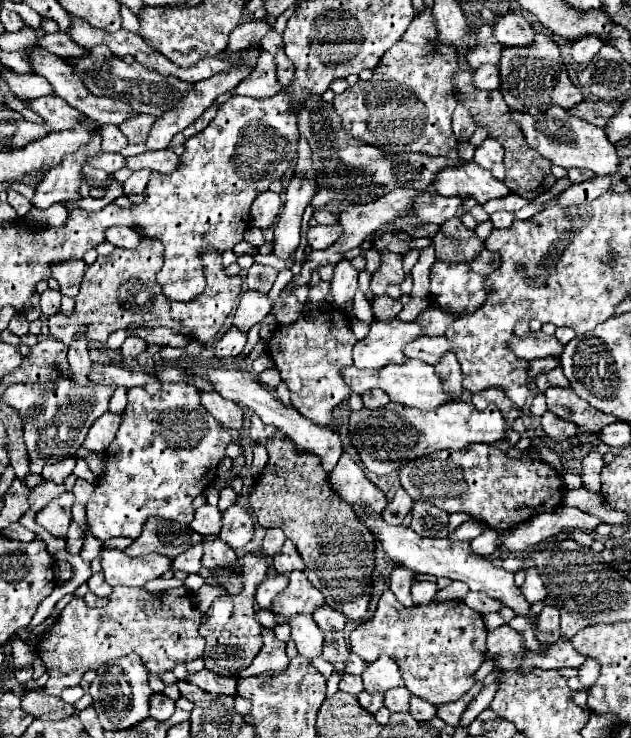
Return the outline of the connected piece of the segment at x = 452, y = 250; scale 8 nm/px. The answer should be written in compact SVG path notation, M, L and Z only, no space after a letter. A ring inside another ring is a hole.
M448 220L432 238L436 246L436 262L468 262L484 244L460 220Z

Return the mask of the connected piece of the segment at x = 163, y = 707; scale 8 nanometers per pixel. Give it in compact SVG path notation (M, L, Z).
M152 694L150 696L150 716L154 716L156 720L168 720L174 714L176 706L174 700L170 700L164 694Z

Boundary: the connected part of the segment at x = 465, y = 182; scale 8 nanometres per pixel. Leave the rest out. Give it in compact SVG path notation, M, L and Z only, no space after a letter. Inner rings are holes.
M470 162L462 168L446 168L436 176L434 188L442 196L462 196L474 198L480 204L492 198L504 198L510 190L504 182L496 180L490 170L480 168L476 162Z

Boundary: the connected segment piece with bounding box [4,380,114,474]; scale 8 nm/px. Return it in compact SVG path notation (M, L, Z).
M58 380L56 386L42 388L38 384L14 384L8 390L4 390L6 402L16 408L24 420L24 440L30 456L30 472L40 474L44 464L52 464L56 460L62 460L66 456L76 456L78 448L82 446L82 440L86 438L86 432L90 424L102 416L102 412L108 412L108 400L114 392L114 386L100 386L92 384L88 388L72 386L70 380Z

